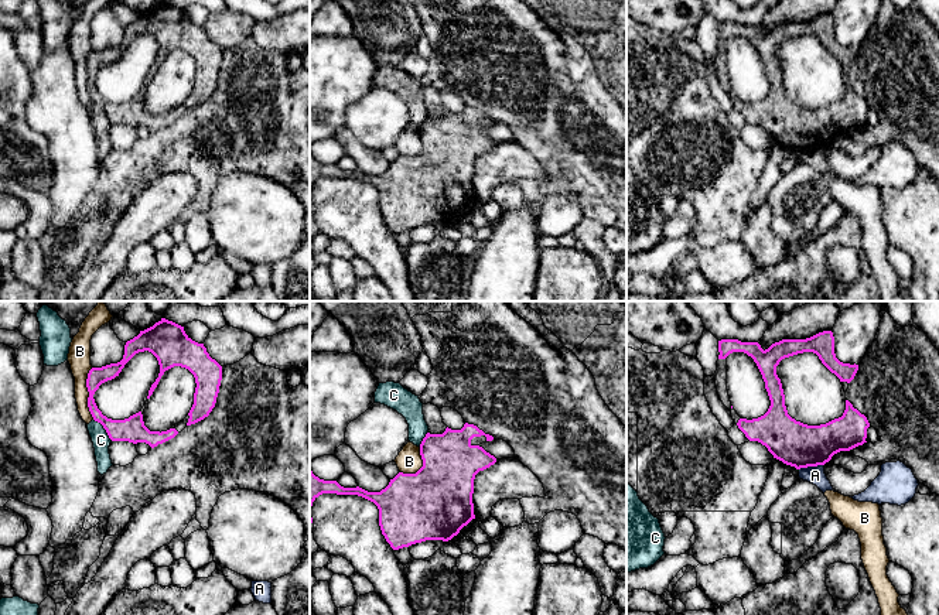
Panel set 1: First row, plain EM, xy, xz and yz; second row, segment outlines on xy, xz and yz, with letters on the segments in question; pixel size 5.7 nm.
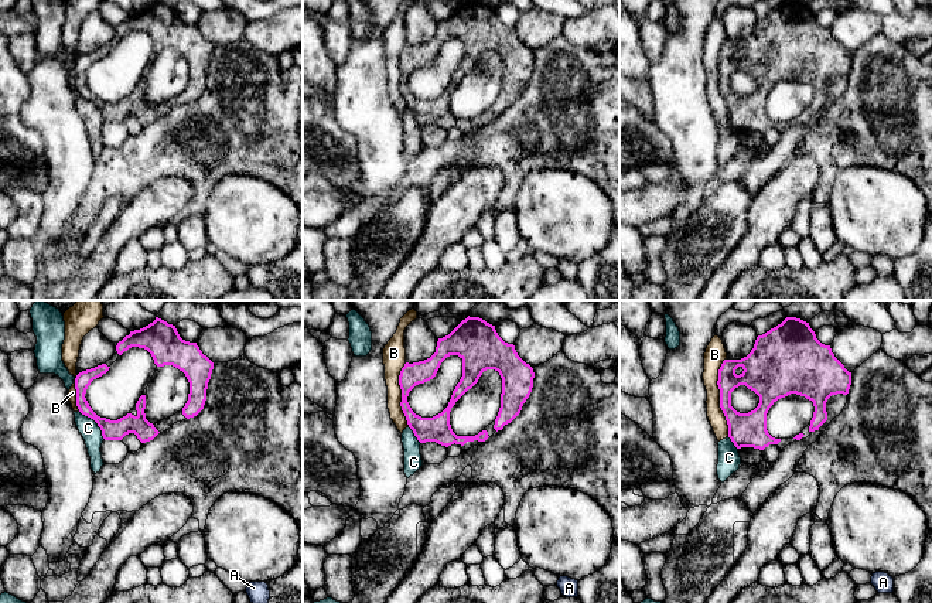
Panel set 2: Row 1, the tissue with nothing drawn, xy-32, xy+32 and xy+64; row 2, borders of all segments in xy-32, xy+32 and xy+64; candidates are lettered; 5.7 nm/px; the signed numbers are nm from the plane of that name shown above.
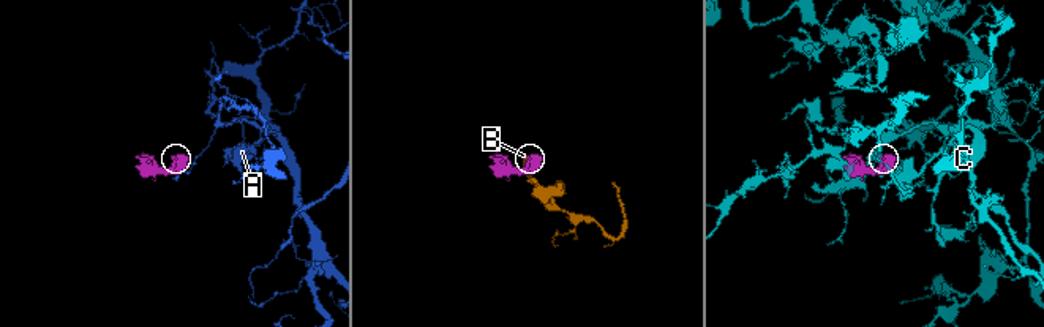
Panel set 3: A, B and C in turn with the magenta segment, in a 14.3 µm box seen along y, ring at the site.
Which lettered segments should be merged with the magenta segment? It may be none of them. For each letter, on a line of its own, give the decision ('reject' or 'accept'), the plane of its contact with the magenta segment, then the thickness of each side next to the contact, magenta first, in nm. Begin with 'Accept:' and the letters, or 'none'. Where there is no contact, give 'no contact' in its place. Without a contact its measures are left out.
Accept: none
A: reject; contact in yz; calibres 260 and 100 nm
B: reject; contact in xy; calibres 110 and 130 nm
C: reject; contact in xy; calibres 140 and 100 nm

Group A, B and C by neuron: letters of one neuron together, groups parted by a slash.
A / B / C

